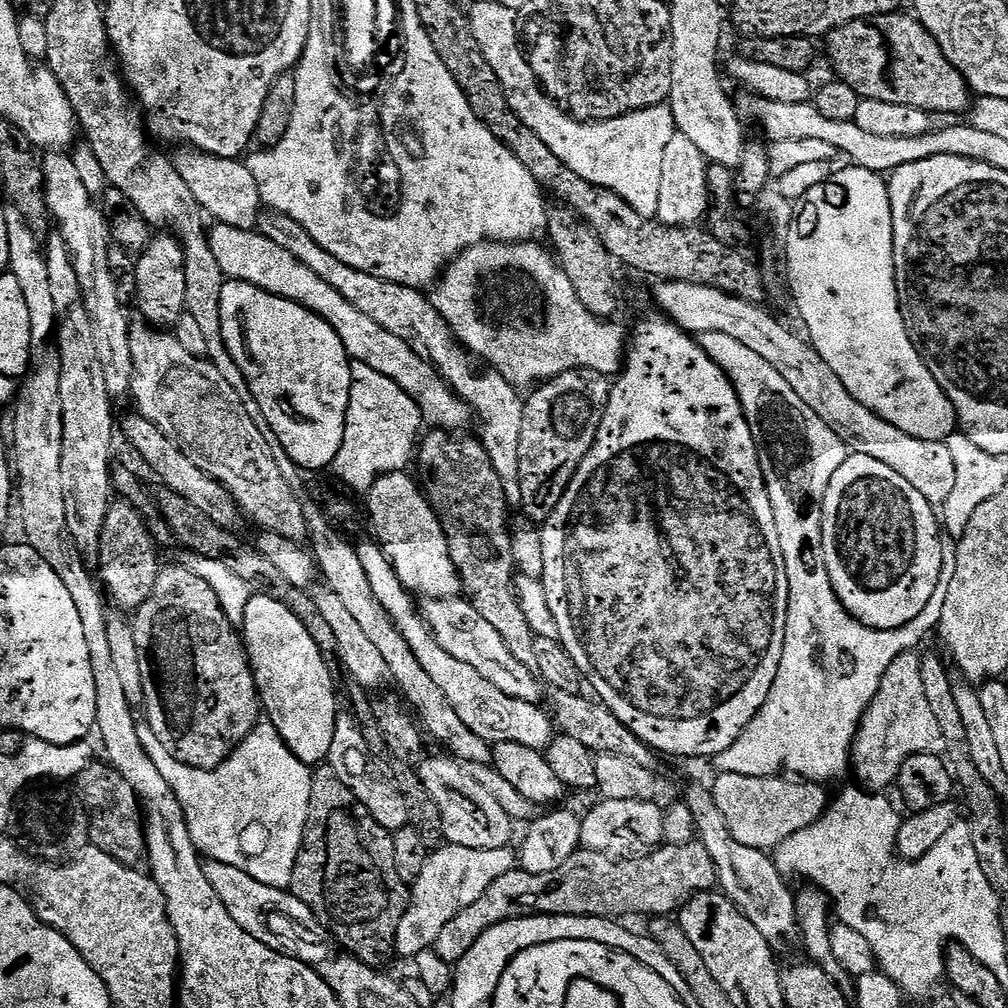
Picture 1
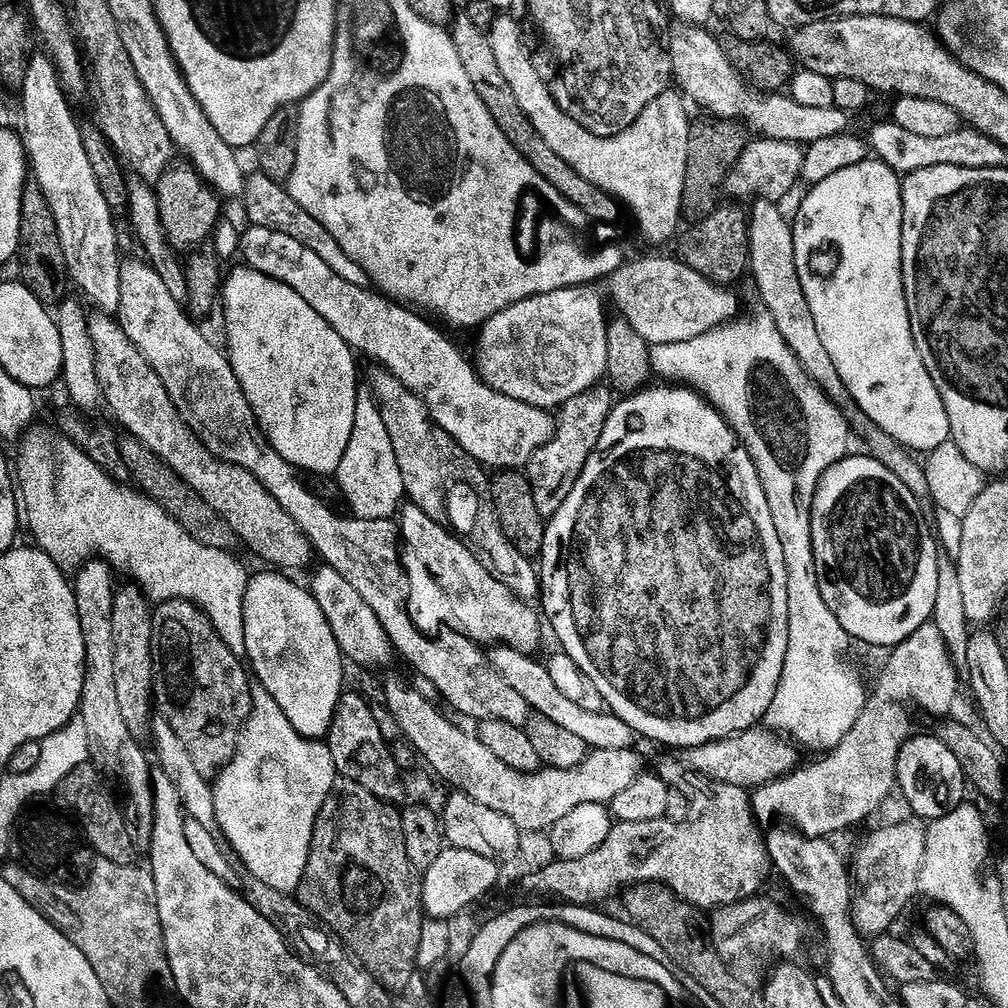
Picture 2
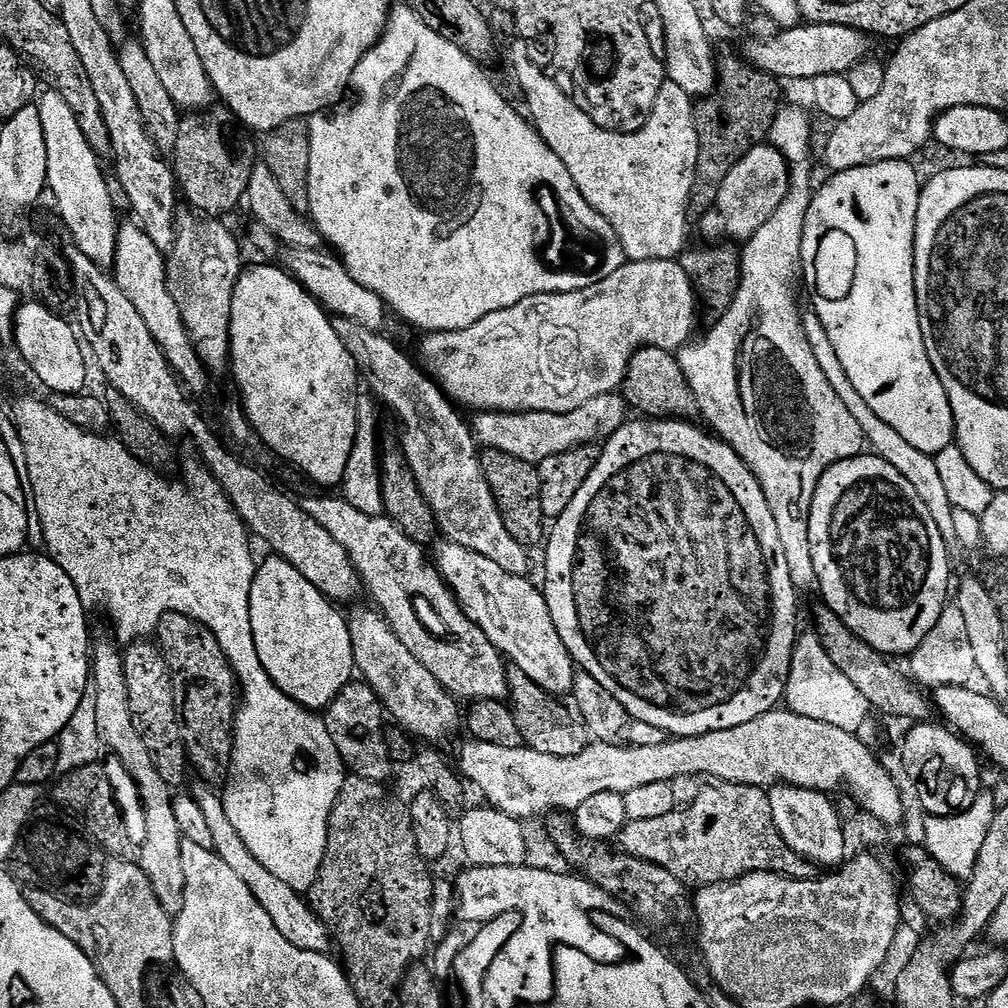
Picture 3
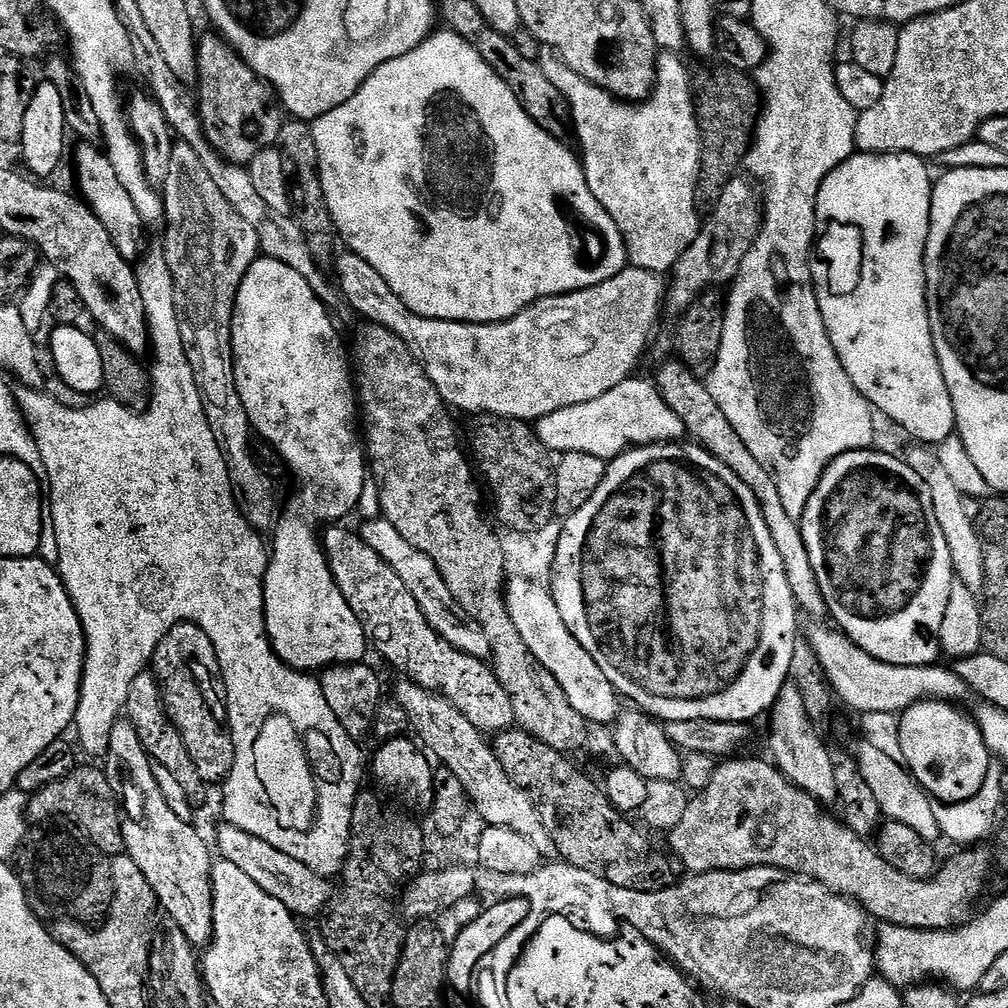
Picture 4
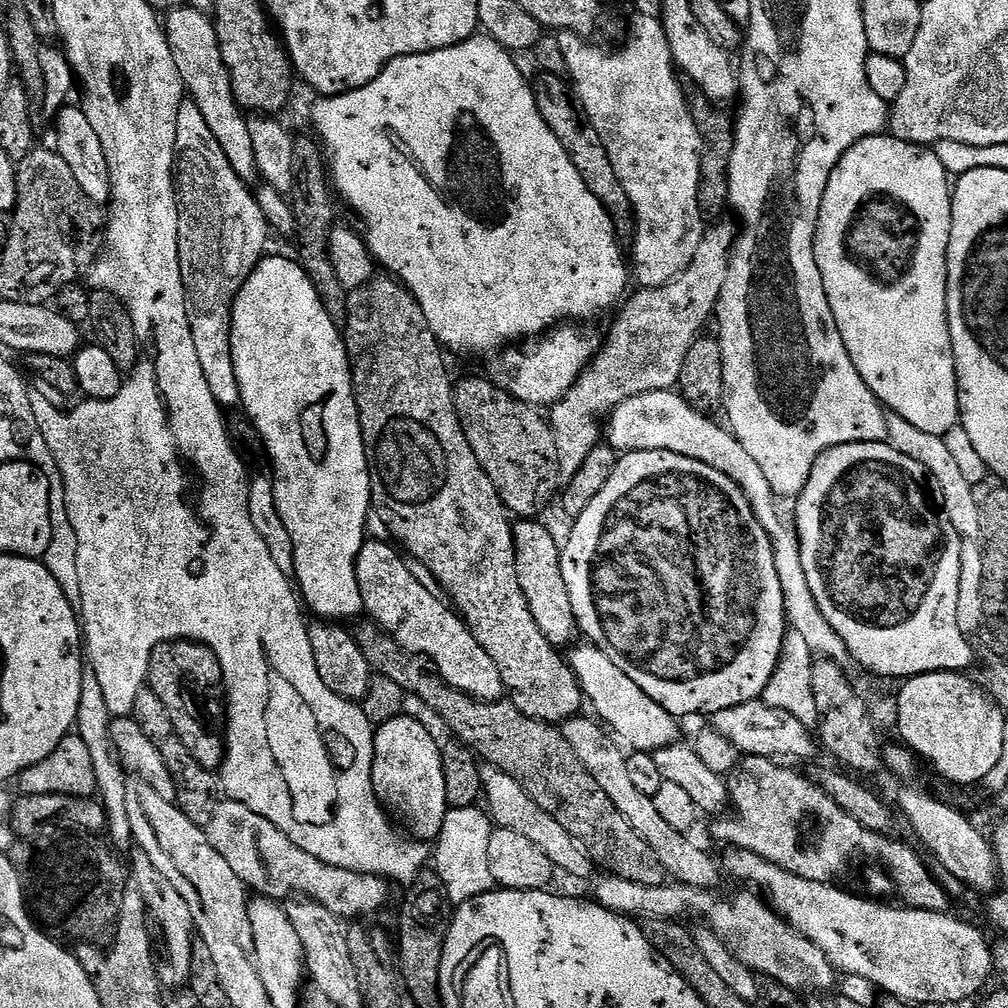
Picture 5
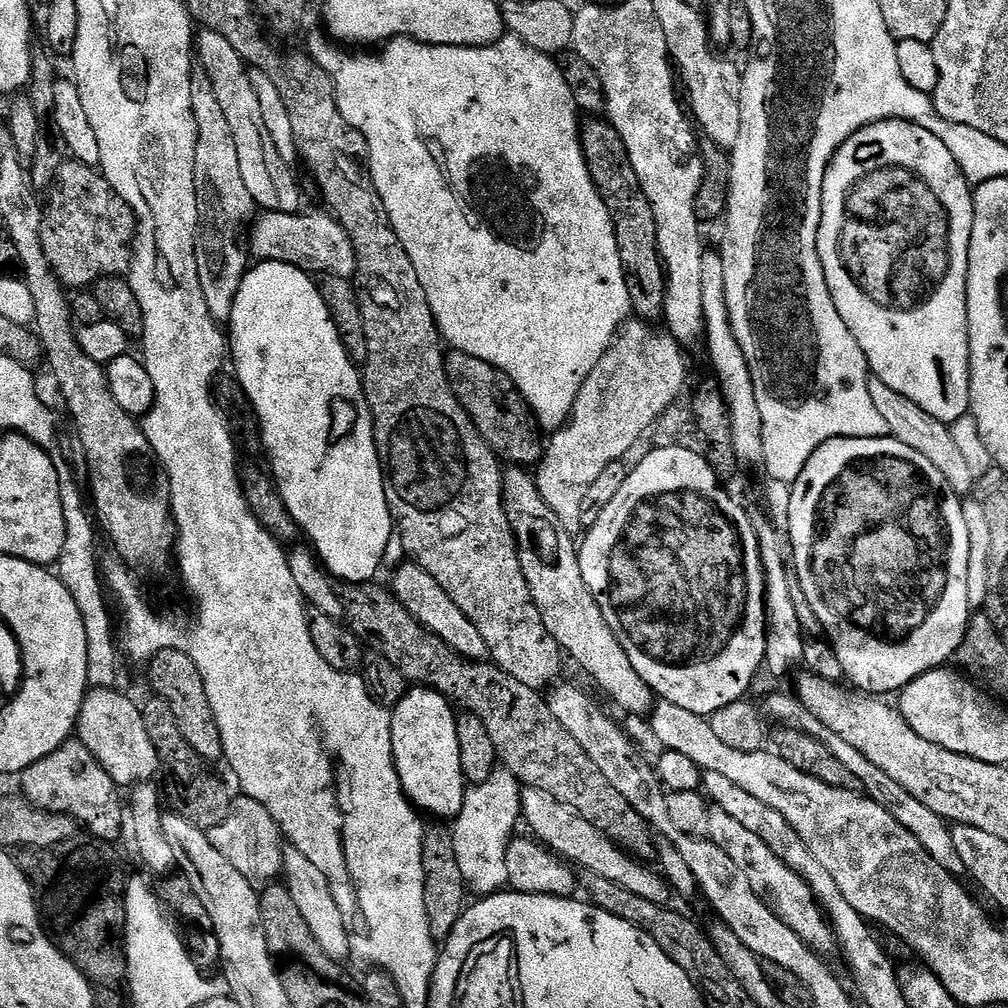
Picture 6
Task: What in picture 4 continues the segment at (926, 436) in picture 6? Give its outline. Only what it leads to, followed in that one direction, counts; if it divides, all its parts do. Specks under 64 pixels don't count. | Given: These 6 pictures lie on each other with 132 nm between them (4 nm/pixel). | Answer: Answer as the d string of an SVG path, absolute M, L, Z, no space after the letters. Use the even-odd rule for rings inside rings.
M912 446L902 452L902 458L926 486L930 486L930 499L934 502L934 518L938 518L938 526L942 526L942 534L946 534L946 546L950 546L952 571L959 583L977 594L984 591L984 541L980 539L974 516L968 513L966 498L954 486L953 480L946 474L945 467L937 458L935 451L928 446Z

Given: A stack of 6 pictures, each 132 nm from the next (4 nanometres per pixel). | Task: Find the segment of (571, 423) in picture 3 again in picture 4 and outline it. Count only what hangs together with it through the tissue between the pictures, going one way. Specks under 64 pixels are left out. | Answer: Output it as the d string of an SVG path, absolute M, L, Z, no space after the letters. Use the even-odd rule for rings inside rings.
M629 378L614 386L614 390L606 390L602 398L594 398L594 402L582 402L578 406L566 406L566 410L558 410L549 416L535 421L536 437L544 443L552 454L581 452L594 454L594 458L602 458L611 462L630 448L645 444L675 444L686 436L682 418L666 406L662 394L651 379L636 380Z

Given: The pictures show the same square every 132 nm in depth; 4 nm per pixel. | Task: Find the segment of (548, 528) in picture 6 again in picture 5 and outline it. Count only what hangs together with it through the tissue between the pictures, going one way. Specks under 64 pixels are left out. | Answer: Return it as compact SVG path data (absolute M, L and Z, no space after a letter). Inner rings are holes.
M517 519L512 529L512 537L516 543L516 569L518 570L518 586L522 586L522 594L526 594L526 602L530 606L530 614L534 614L534 622L538 622L538 630L557 646L571 645L572 639L578 636L576 615L570 606L570 590L566 590L566 578L562 578L561 545L556 544L552 532L539 519Z

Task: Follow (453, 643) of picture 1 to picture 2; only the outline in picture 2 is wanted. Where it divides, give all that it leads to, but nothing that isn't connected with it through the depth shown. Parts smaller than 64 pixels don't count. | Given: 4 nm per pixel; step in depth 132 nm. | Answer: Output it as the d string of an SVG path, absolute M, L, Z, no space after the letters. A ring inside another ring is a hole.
M503 646L493 647L490 652L490 663L496 673L507 684L514 686L514 690L518 690L522 698L526 698L529 709L537 717L554 722L554 726L567 730L569 734L574 734L574 738L582 738L582 742L586 742L592 750L622 750L633 747L634 733L630 726L626 726L626 722L622 722L622 718L604 710L600 712L582 710L576 702L570 702L570 699L566 698L557 686L554 686L554 681L548 673L547 663L540 662L539 664L536 658L535 655L527 652L519 652Z

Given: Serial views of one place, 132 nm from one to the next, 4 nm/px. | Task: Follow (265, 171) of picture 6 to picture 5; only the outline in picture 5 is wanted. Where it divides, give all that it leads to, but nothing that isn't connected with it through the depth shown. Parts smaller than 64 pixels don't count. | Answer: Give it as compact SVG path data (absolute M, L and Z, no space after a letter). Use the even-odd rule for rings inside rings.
M173 8L166 16L166 31L170 42L170 54L174 54L174 66L178 66L178 74L182 78L187 95L202 110L206 124L218 138L218 146L226 154L234 174L238 174L245 182L256 180L256 158L254 142L250 139L248 129L249 117L245 109L236 101L232 89L232 75L222 62L222 50L216 37L216 25L205 13L193 8Z

